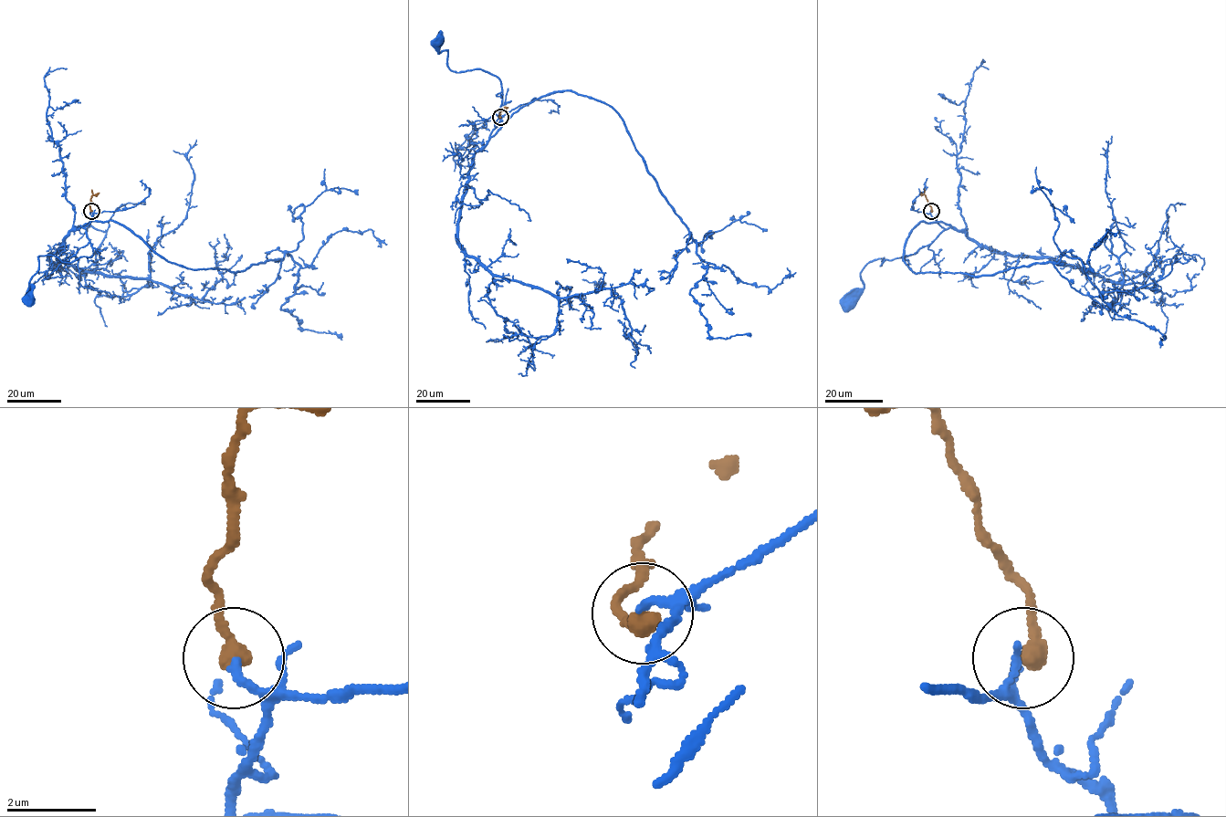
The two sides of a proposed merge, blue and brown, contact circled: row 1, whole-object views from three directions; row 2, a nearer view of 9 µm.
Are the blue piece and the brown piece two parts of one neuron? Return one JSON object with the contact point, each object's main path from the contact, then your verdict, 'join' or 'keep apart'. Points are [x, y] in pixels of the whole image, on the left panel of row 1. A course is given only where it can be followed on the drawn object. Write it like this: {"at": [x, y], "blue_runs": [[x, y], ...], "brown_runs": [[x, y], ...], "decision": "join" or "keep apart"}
{"at": [91, 211], "blue_runs": [[90, 211], [93, 215], [85, 228], [93, 255], [71, 262], [40, 255], [28, 298]], "brown_runs": [[90, 211], [91, 196], [99, 193]], "decision": "join"}

